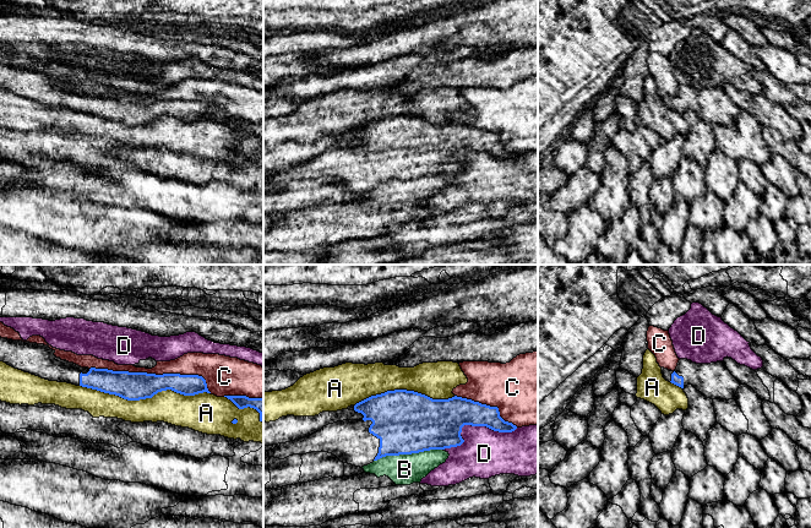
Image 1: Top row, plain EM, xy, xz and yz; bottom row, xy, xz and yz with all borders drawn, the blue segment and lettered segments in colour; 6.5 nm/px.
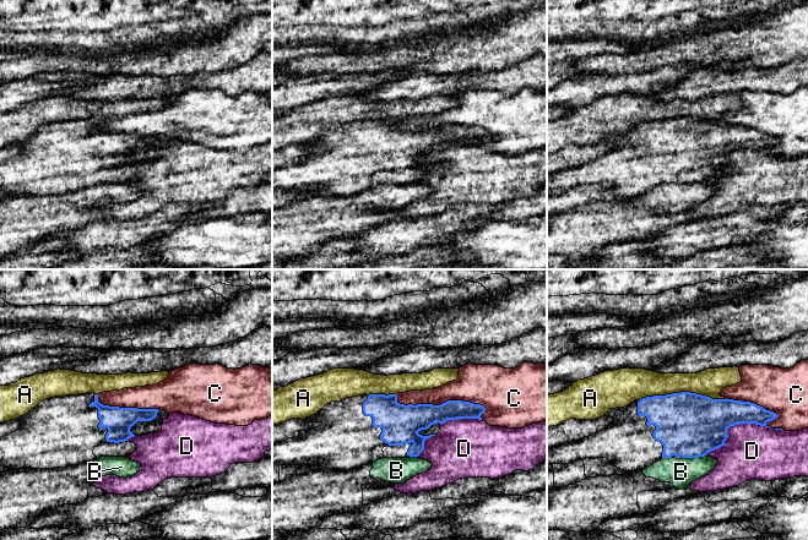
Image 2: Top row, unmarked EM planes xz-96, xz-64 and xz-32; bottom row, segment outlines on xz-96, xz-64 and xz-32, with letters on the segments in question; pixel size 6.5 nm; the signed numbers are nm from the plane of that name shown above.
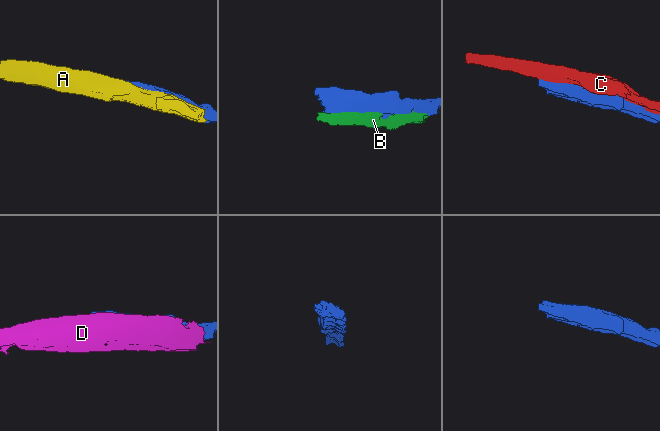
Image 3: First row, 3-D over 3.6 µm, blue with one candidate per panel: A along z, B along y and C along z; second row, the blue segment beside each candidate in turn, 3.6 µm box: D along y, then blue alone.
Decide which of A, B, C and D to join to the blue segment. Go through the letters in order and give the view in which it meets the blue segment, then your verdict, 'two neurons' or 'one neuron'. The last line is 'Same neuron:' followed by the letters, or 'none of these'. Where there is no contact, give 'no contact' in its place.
A: xy | two neurons
B: xz | two neurons
C: xy | two neurons
D: xz | two neurons
Same neuron: none of these

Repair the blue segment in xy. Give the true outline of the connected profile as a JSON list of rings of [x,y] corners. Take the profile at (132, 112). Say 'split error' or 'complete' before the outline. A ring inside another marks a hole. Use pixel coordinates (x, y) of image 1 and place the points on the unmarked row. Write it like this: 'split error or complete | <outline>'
split error | [[[0,62],[0,87],[49,107],[67,108],[76,111],[82,111],[104,119],[115,120],[127,126],[152,124],[158,118],[167,115],[172,115],[184,121],[195,121],[203,118],[211,119],[207,114],[206,105],[198,100],[156,100],[147,98],[113,97],[96,93],[88,94],[81,93],[66,86],[61,86],[60,83],[56,83],[54,78],[55,76],[44,70],[12,66]]]

